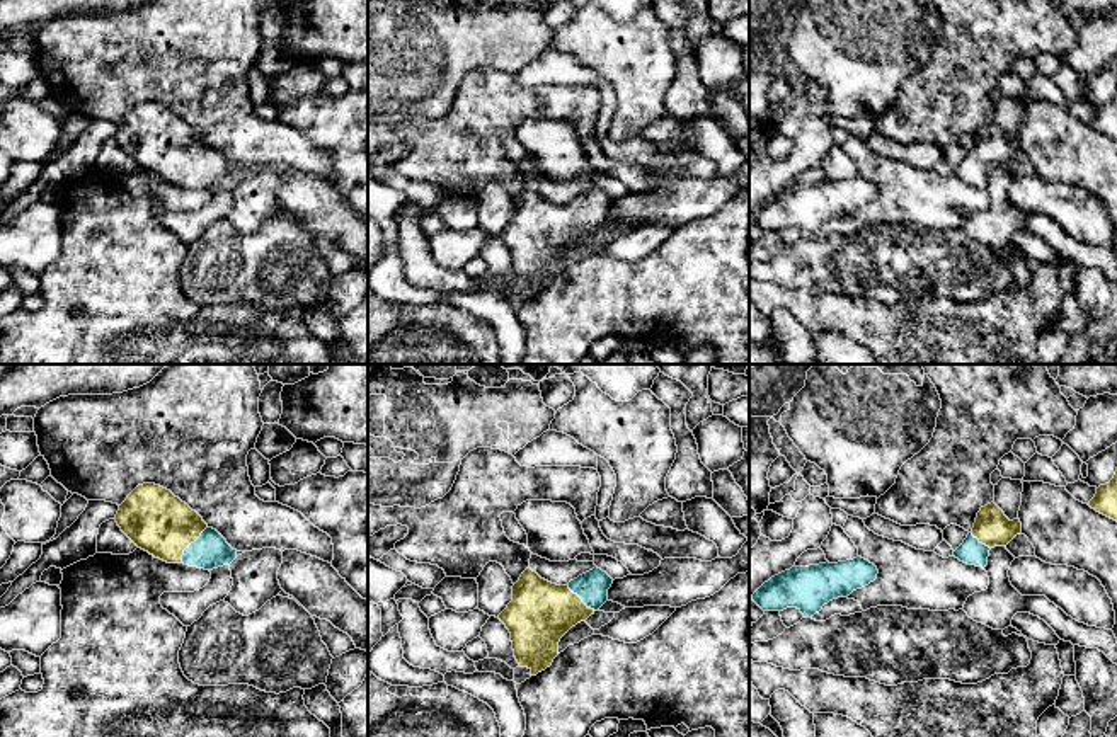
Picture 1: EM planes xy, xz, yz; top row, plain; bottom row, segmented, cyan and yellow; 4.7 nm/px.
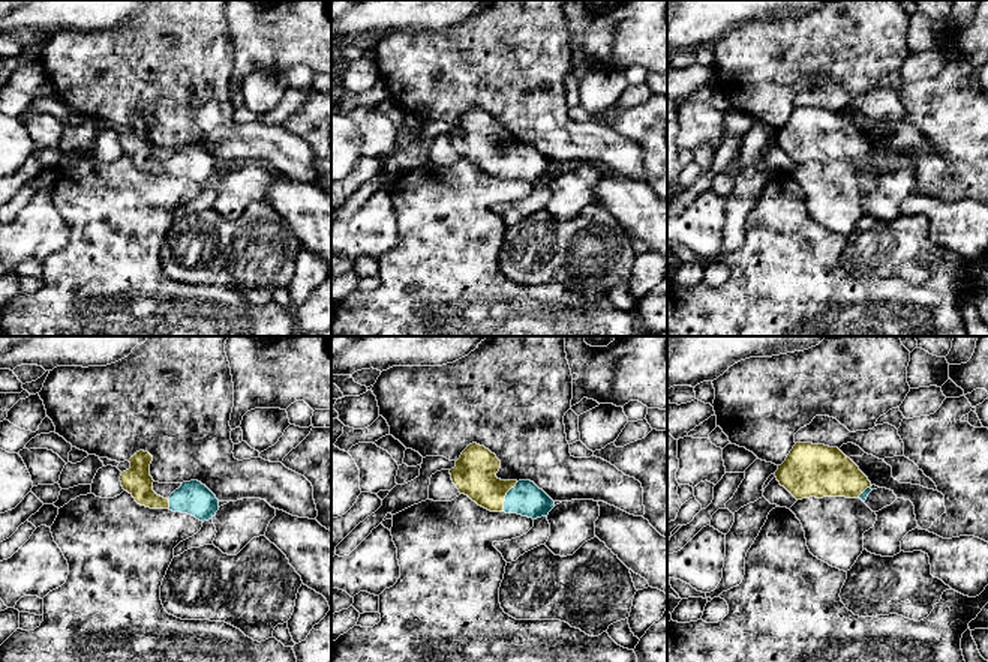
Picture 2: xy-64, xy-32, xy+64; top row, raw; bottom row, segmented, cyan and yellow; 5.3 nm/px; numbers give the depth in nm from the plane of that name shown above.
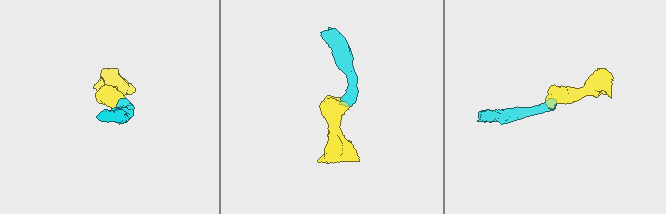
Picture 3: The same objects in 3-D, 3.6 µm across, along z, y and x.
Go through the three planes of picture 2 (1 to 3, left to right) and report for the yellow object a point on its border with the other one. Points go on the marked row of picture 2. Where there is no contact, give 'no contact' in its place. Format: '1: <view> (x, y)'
1: xy-64 (170, 505)
2: xy-32 (505, 496)
3: xy+64 (865, 490)

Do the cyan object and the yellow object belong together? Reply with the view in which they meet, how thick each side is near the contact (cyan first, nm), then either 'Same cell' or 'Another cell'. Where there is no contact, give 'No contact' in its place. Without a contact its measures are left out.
Touches cyan in xy. Thickness 170 nm (cyan) against 300 nm. Same cell

